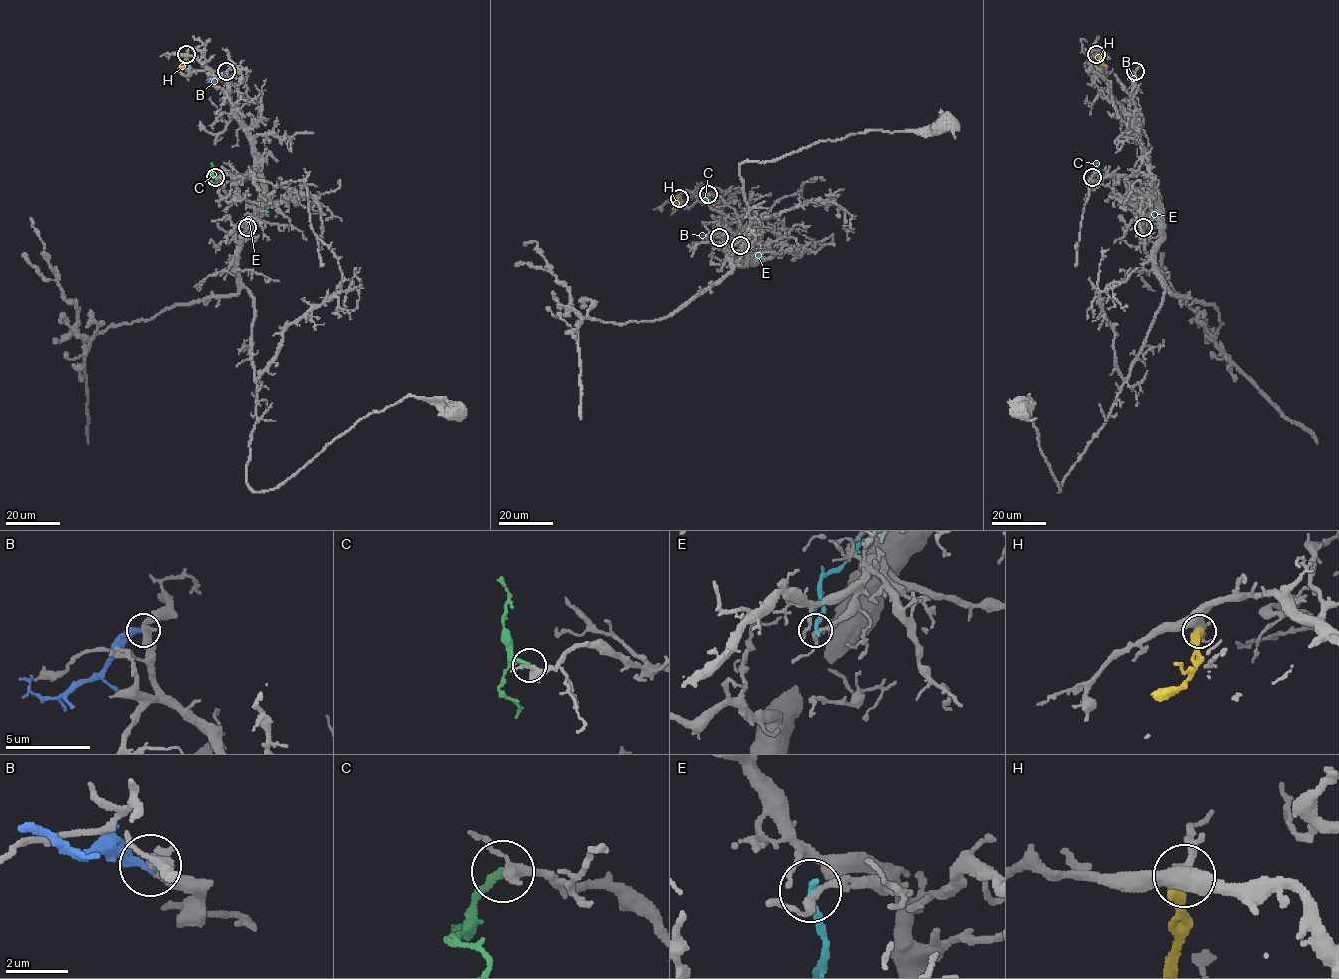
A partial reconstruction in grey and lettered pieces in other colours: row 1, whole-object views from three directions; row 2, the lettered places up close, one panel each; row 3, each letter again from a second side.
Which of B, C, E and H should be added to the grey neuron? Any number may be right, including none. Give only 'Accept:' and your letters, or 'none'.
Accept: C

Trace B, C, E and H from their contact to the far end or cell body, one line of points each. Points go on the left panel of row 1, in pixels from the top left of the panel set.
B: (226, 71), (213, 81), (209, 82), (208, 78)
C: (215, 176), (210, 163)
E: (246, 227), (249, 218), (268, 206)
H: (186, 54), (185, 63), (179, 67)

